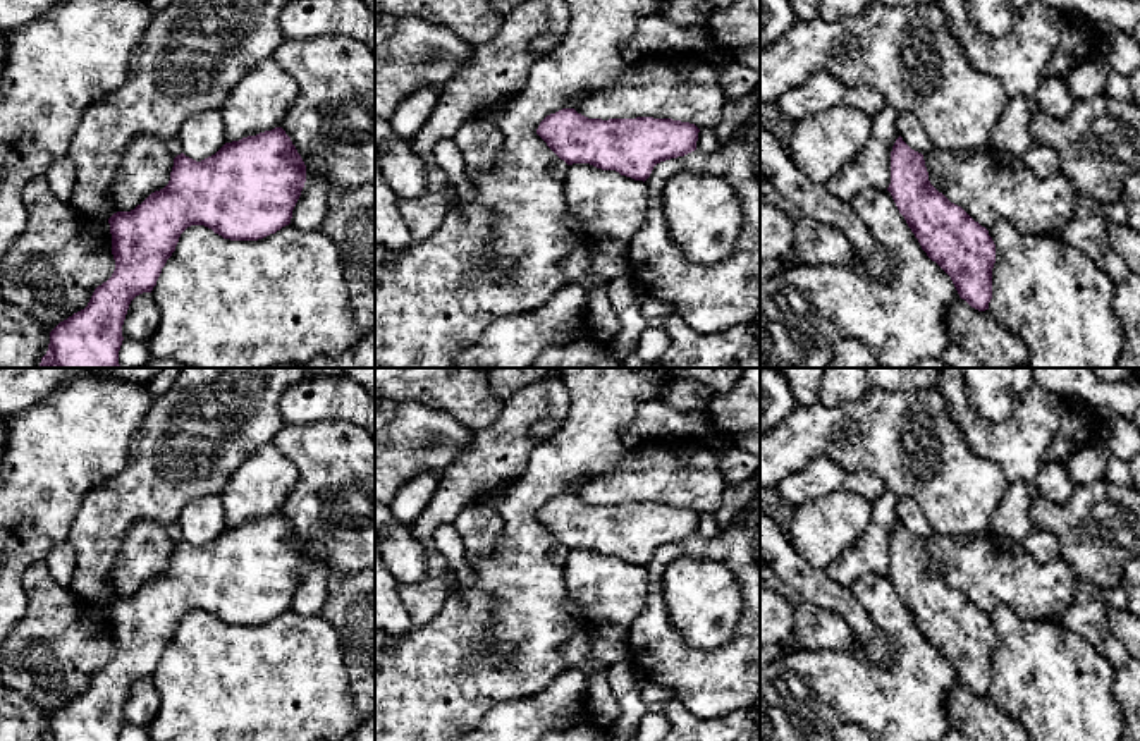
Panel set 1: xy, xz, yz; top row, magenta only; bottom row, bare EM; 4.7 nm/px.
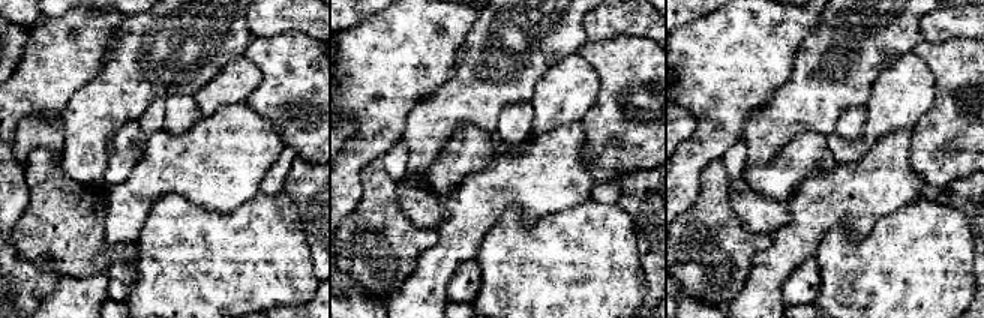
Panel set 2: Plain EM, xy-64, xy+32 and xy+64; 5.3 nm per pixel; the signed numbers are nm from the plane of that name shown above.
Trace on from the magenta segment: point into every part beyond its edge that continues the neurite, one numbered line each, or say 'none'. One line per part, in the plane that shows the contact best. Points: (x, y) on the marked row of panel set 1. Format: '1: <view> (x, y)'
none

